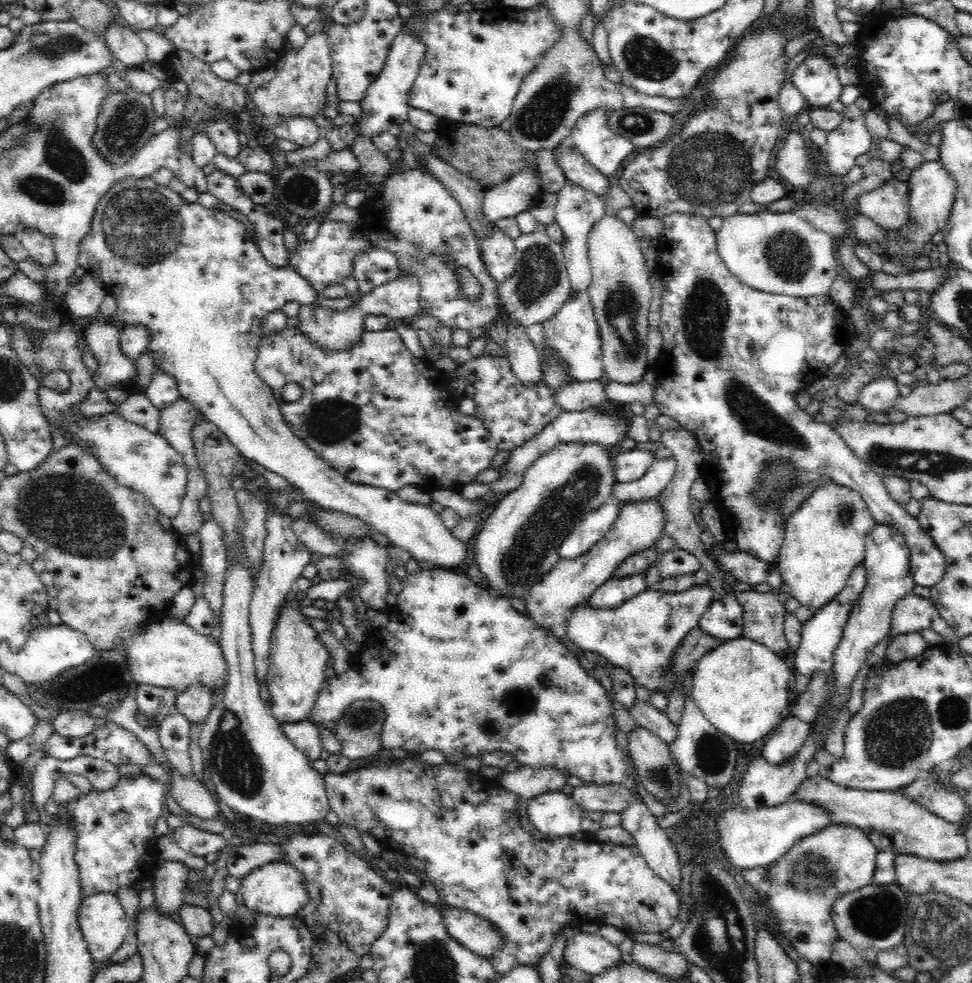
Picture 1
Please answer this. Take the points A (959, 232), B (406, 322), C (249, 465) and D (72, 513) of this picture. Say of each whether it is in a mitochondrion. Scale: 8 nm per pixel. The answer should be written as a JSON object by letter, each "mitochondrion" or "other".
{"A":"other","B":"other","C":"other","D":"mitochondrion"}

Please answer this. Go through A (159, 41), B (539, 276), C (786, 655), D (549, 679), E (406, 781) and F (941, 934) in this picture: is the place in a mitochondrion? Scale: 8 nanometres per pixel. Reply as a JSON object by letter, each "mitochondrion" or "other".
{"A":"other","B":"mitochondrion","C":"other","D":"mitochondrion","E":"mitochondrion","F":"mitochondrion"}

